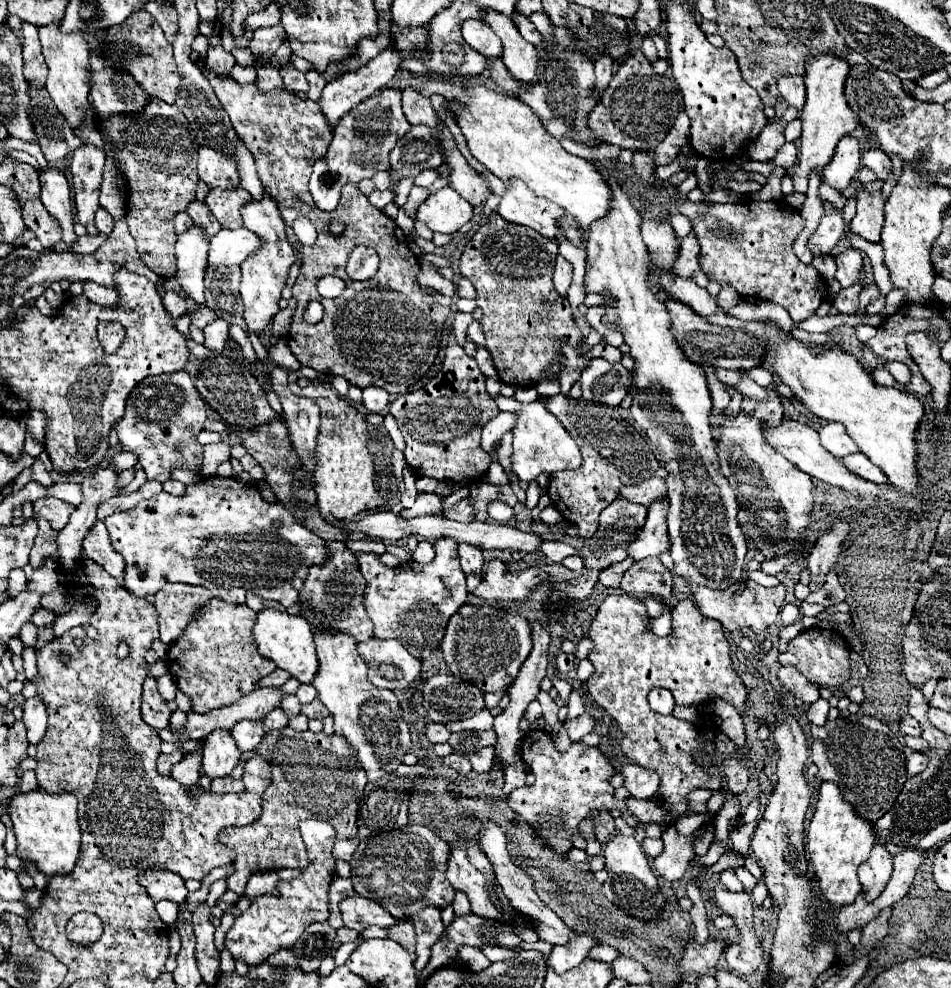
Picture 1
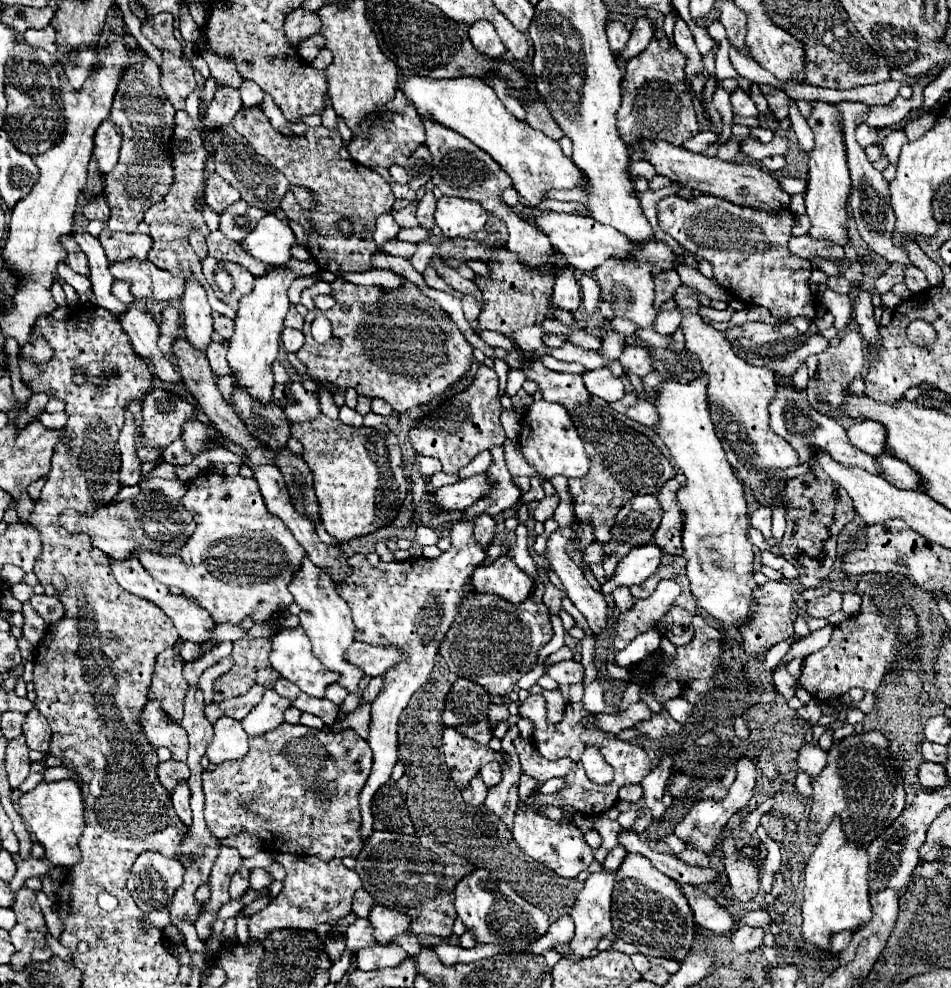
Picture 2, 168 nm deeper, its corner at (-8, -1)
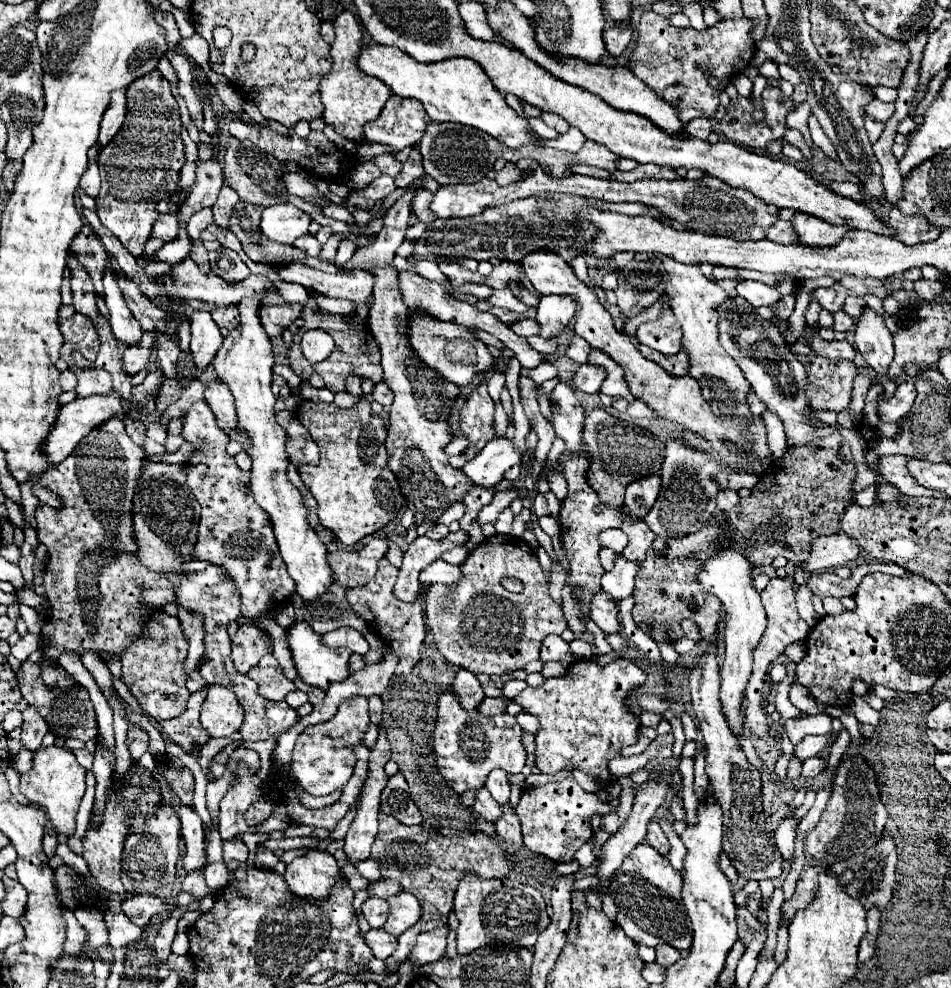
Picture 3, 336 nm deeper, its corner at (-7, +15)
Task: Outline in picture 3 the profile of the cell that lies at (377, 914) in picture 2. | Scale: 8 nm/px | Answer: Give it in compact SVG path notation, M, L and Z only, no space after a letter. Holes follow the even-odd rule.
M407 892L391 896L389 904L391 904L391 910L385 922L385 930L399 938L405 930L409 930L419 920L421 906L419 906L419 900Z

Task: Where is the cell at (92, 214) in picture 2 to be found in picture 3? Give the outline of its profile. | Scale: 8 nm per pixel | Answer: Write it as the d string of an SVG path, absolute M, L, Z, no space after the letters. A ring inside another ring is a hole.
M91 158L89 160L89 168L85 172L85 176L81 178L81 188L91 196L95 198L99 194L99 170L97 170L97 160Z

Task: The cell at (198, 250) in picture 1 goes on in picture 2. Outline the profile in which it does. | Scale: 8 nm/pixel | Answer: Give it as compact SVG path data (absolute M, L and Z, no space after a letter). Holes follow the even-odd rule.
M194 274L186 278L186 292L182 296L182 316L186 338L200 350L212 342L212 310L206 298L204 286L196 280Z

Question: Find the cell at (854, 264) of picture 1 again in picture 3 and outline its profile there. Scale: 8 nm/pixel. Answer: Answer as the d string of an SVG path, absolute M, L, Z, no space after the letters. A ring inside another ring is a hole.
M867 308L861 314L861 322L857 324L853 342L855 348L863 354L865 362L879 376L887 376L887 368L893 360L893 336L875 310Z

